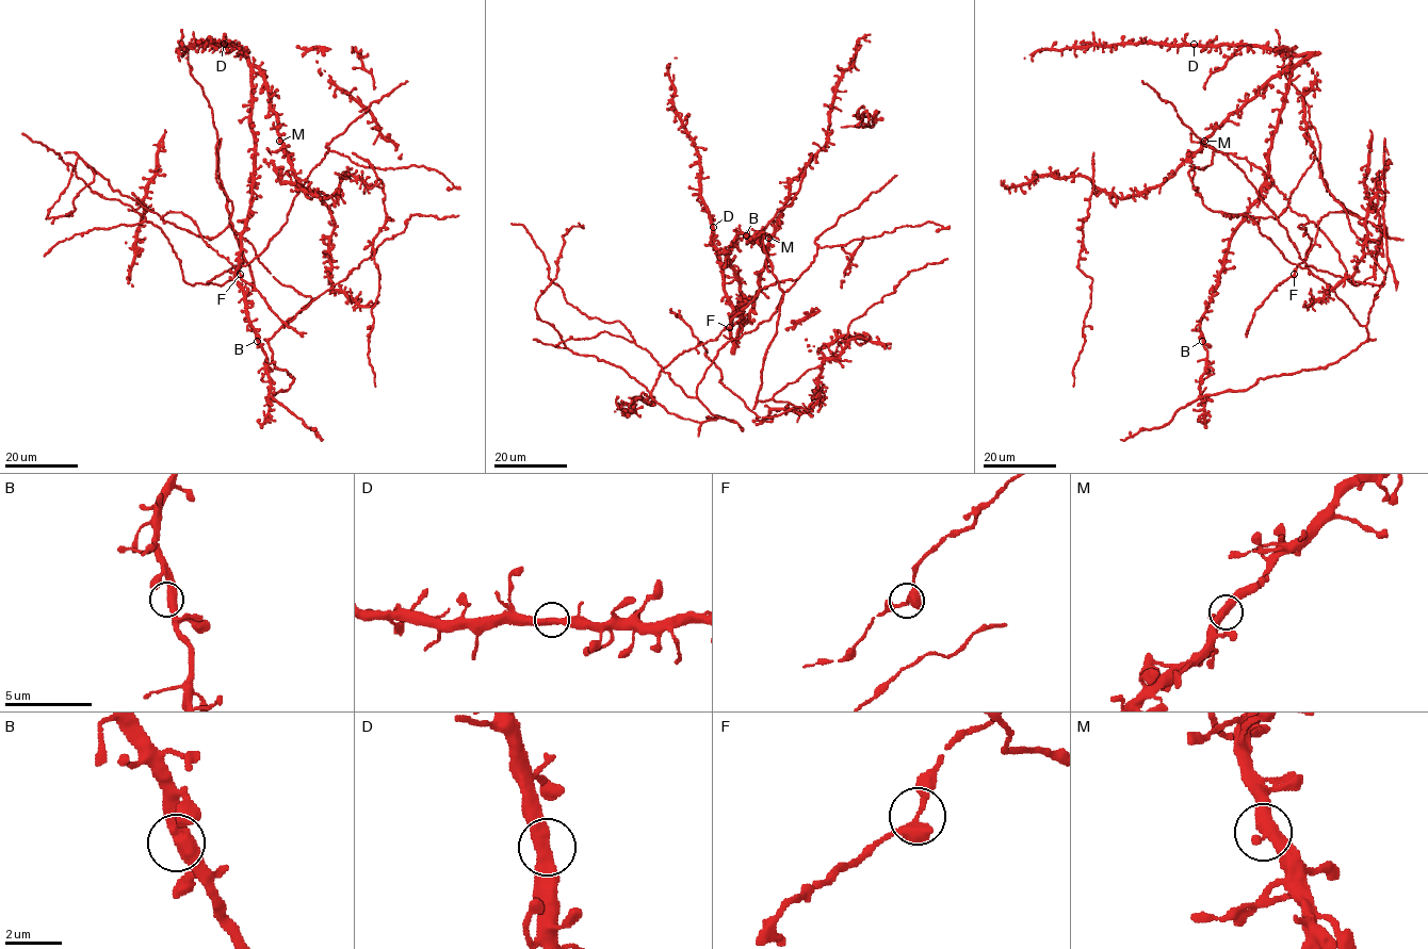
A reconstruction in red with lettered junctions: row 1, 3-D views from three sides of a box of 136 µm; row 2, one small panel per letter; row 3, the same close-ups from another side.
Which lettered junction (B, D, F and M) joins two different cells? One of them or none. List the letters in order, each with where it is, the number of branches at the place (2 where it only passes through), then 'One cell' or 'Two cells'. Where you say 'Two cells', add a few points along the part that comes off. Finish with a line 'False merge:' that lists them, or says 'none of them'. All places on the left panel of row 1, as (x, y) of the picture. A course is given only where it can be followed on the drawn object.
B: Place: (257, 341). Branches: 2. One cell
D: Place: (224, 44). Branches: 2. One cell
F: Place: (240, 274). Branches: 2. One cell
M: Place: (279, 141). Branches: 2. One cell
False merge: none of them

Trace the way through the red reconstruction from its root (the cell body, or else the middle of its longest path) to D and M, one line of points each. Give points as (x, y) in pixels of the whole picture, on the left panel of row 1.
D: (259, 339), (236, 278), (254, 173), (252, 67), (237, 46), (224, 44)
M: (259, 339), (236, 278), (254, 173), (250, 123), (254, 67), (268, 90), (280, 141)

